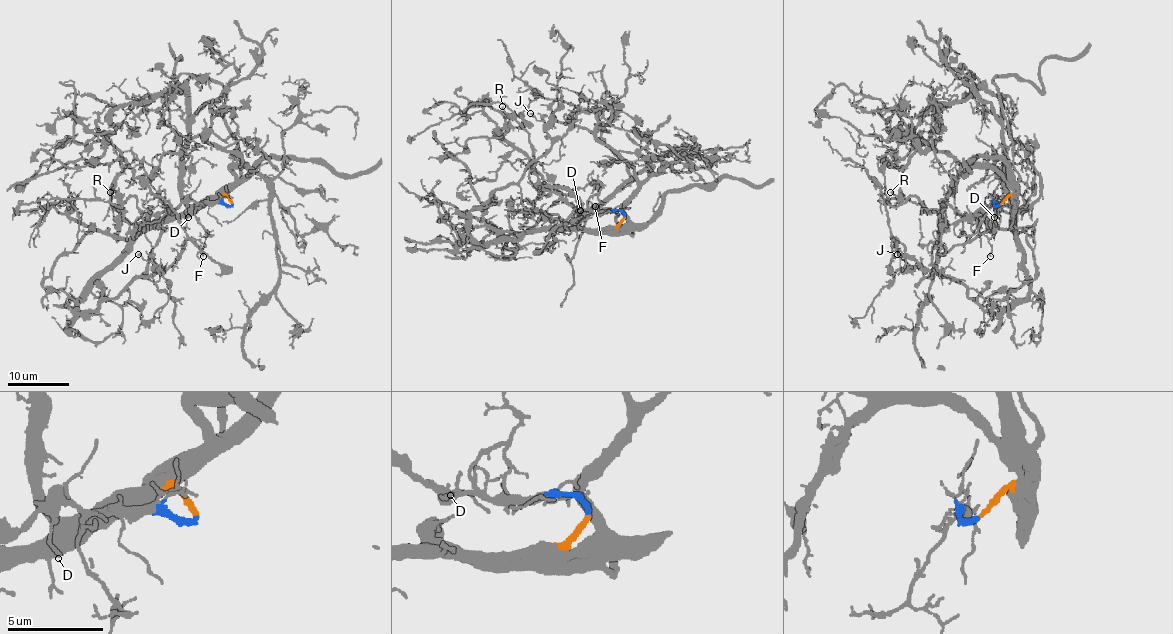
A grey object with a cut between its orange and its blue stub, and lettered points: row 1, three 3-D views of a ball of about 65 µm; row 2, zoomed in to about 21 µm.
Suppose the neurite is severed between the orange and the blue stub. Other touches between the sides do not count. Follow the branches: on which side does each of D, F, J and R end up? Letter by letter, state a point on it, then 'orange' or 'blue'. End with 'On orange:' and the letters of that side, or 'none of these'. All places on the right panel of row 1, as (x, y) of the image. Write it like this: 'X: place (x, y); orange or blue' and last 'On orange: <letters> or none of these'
D: place (994, 217); blue
F: place (990, 256); blue
J: place (897, 254); orange
R: place (890, 192); blue
On orange: J

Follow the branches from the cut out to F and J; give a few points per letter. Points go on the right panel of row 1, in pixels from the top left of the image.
F: (1000, 204), (991, 207), (978, 230), (987, 238), (991, 256)
J: (1000, 204), (1008, 195), (1012, 199), (1028, 294), (997, 312), (972, 300), (963, 284), (910, 266), (898, 253)

